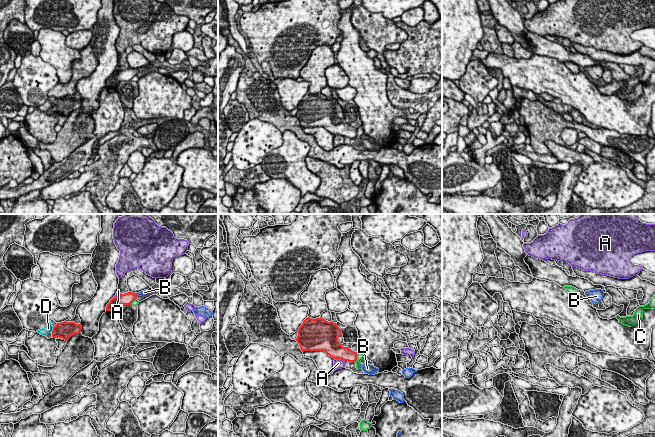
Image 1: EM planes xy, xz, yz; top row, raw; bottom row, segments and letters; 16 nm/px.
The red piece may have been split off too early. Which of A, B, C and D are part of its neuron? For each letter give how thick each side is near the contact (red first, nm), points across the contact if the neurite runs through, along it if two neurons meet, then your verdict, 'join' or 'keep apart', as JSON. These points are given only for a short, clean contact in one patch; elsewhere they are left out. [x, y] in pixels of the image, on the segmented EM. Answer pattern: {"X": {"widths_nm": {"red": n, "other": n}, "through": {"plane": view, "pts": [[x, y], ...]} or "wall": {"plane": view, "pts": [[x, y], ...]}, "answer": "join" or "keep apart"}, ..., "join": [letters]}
{"A": {"widths_nm": {"red": 300, "other": 160}, "wall": {"plane": "xz", "pts": [[335, 358], [341, 358], [344, 361]]}, "answer": "keep apart"}, "B": {"widths_nm": {"red": 190, "other": 70}, "through": {"plane": "xy", "pts": [[123, 299], [137, 294], [144, 292]]}, "answer": "join"}, "C": {"widths_nm": {"red": 220, "other": 100}, "wall": {"plane": "xz", "pts": [[357, 352], [355, 362]]}, "answer": "keep apart"}, "D": {"widths_nm": {"red": 280, "other": 140}, "wall": {"plane": "xy", "pts": [[53, 327], [51, 331]]}, "answer": "keep apart"}, "join": ["B"]}

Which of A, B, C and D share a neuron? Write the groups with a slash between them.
A / B / C / D

